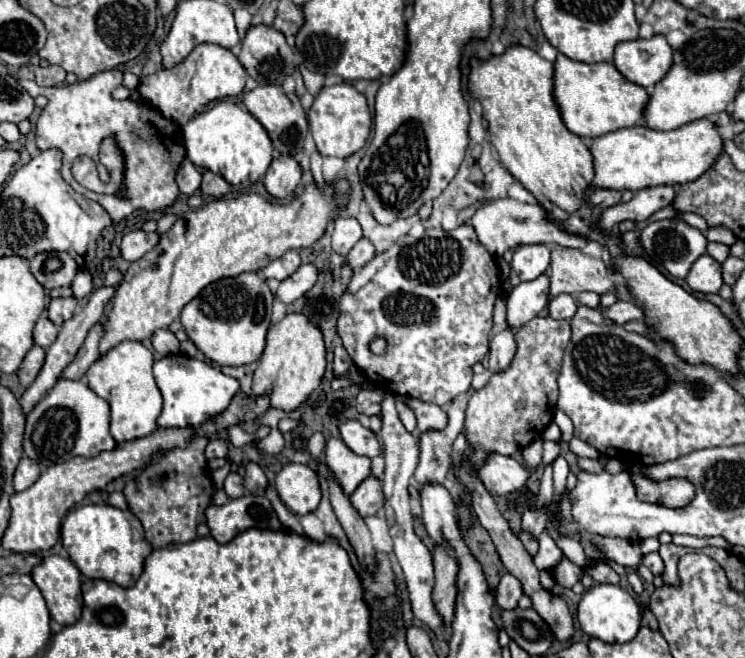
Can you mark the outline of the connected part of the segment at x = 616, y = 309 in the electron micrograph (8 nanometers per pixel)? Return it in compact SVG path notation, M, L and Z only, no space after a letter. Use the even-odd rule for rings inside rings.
M617 301L609 309L605 309L603 313L605 313L605 317L617 321L619 325L629 323L629 321L637 321L637 319L645 317L645 311L641 307L637 307L635 303L629 303L629 301Z

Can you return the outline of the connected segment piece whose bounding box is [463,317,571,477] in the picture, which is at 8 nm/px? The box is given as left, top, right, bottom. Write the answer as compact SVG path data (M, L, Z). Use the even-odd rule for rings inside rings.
M535 317L515 333L517 353L509 369L505 373L495 373L483 389L473 393L469 399L463 433L467 439L467 467L475 477L489 455L519 453L531 441L539 439L547 425L553 421L557 403L557 377L569 337L569 321Z

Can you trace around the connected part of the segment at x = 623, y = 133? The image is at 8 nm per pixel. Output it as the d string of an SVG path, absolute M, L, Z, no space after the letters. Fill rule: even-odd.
M699 119L671 131L653 131L645 125L623 127L595 137L589 149L595 167L591 187L639 191L655 185L681 185L695 181L705 169L709 169L709 165L713 165L717 153L723 151L723 145L717 127L707 119Z

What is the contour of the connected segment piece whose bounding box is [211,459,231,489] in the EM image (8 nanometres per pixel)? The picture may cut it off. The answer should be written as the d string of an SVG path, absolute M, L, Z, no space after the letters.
M226 460L226 463L222 468L211 471L211 479L217 489L223 488L223 483L227 475L230 473L230 460Z

